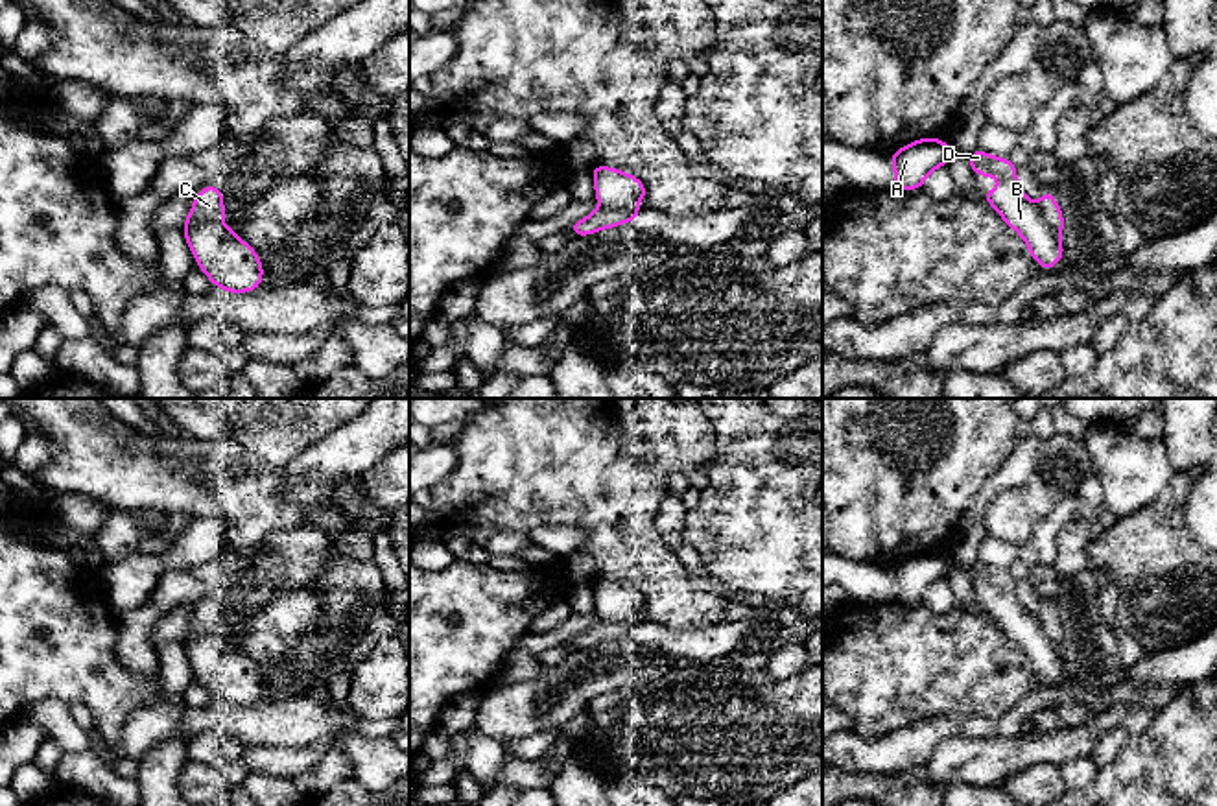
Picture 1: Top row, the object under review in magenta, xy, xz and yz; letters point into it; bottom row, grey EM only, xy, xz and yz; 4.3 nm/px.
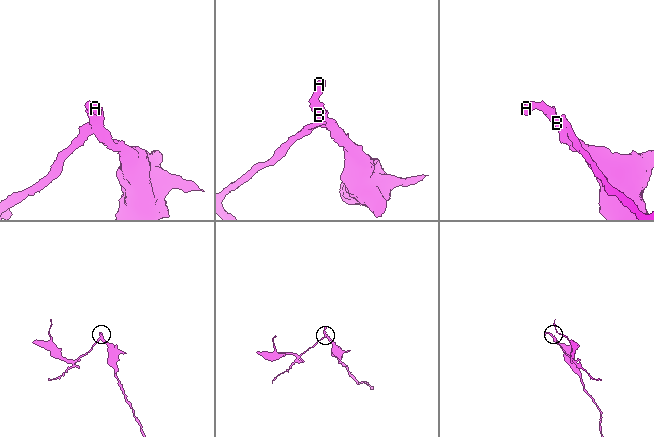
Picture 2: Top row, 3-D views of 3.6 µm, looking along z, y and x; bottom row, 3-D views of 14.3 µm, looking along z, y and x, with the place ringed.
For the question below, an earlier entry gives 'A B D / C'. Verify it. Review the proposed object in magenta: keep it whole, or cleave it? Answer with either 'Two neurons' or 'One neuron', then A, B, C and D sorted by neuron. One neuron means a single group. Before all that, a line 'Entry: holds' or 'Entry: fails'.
Entry: holds
Two neurons. Groups: A B D / C

